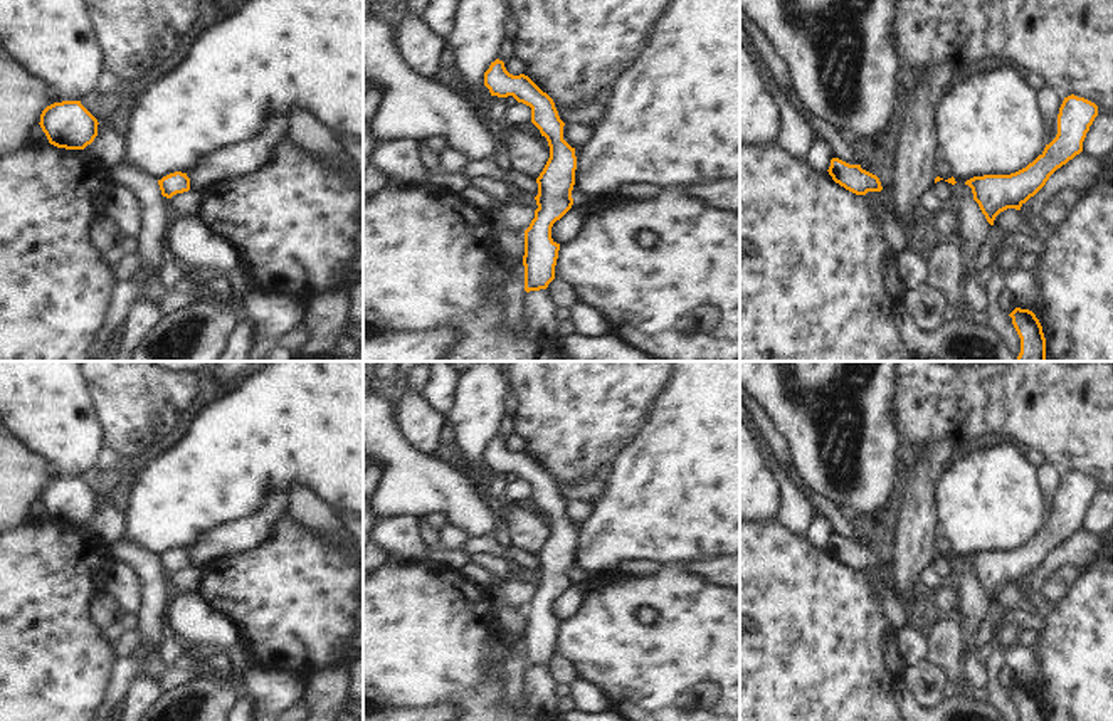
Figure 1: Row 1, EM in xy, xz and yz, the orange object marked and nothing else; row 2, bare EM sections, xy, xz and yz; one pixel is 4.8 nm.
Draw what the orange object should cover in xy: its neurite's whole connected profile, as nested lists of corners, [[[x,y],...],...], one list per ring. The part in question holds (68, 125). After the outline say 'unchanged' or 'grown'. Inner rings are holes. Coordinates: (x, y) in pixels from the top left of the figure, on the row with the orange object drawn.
[[[62,101],[47,106],[39,124],[50,145],[84,150],[98,136],[99,123],[81,101]]]; unchanged

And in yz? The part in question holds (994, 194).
[[[1071,94],[1059,108],[1056,138],[1032,163],[1010,175],[984,175],[967,180],[965,185],[972,188],[973,200],[987,222],[994,225],[995,217],[1007,208],[1021,210],[1058,168],[1079,155],[1096,116],[1095,103]]]; unchanged

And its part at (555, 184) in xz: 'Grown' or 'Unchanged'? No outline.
Unchanged.

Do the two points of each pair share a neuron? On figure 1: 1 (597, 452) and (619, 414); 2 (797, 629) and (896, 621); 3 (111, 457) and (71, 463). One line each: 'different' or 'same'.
1: same
2: different
3: different

